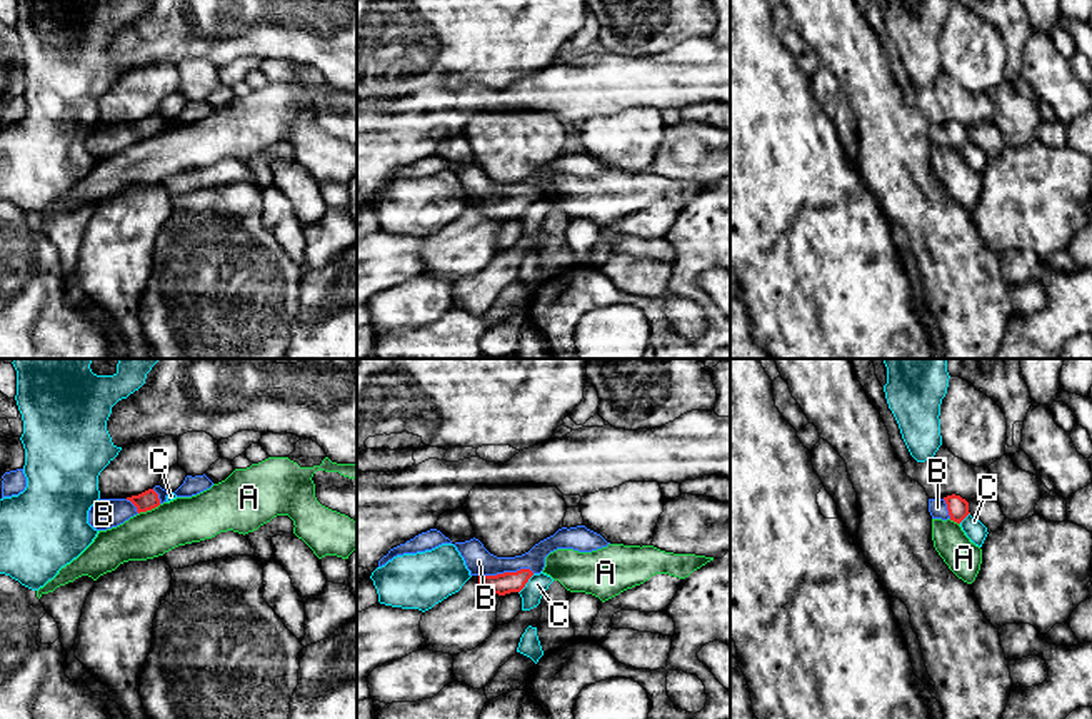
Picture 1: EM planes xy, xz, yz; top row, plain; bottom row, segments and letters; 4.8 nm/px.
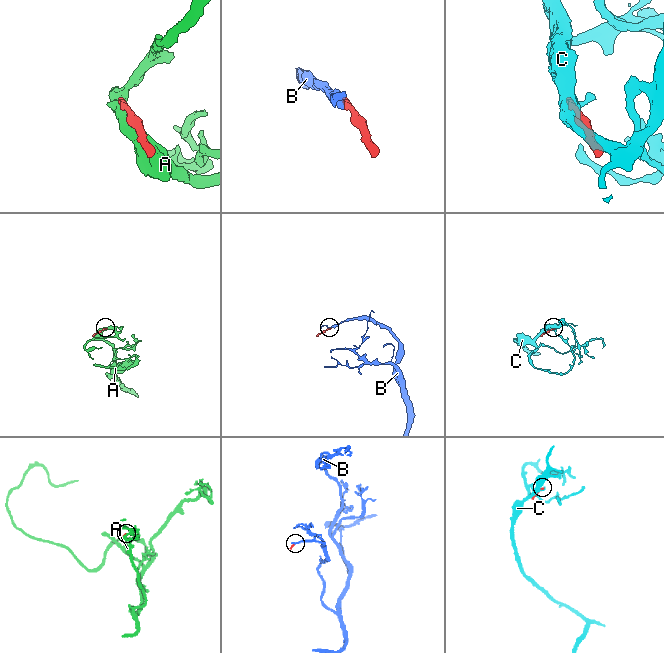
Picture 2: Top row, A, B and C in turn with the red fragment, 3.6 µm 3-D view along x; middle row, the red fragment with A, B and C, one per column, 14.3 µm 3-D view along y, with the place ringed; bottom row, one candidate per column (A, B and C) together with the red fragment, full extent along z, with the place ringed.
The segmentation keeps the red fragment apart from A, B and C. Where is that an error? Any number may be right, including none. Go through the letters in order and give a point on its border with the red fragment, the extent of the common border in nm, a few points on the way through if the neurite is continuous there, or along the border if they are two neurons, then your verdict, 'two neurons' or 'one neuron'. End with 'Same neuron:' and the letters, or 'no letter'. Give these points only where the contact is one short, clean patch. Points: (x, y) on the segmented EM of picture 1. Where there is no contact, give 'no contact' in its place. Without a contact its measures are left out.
A: xy (149, 509) | 120 nm | two neurons
B: xz (505, 573) | 280 nm | across xz (505, 583), (505, 573), (494, 573), (479, 561) | one neuron
C: xz (525, 583) | 120 nm | two neurons
Same neuron: B

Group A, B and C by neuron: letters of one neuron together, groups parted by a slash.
A / B / C

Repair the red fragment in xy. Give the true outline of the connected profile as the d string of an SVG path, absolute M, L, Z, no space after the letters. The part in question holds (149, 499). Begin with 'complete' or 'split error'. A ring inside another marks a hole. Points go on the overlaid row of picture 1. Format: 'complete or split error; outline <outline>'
split error; outline M155 485L127 499L98 499L88 510L88 524L97 530L117 527L130 517L167 502L168 494L168 490Z

